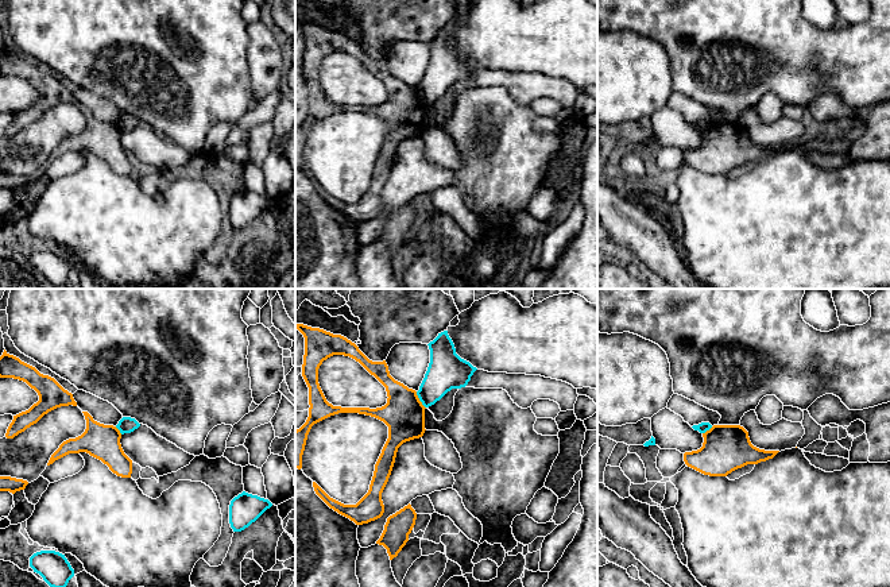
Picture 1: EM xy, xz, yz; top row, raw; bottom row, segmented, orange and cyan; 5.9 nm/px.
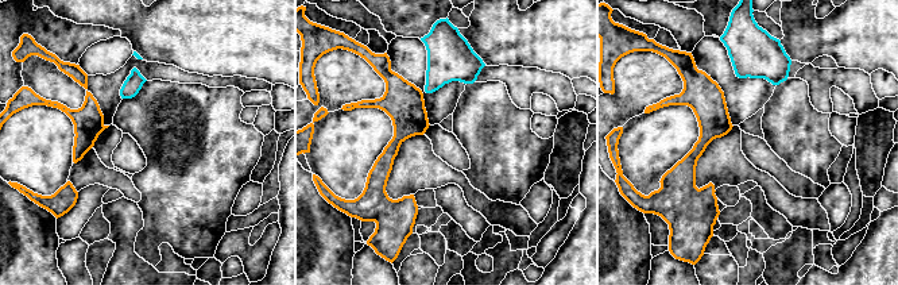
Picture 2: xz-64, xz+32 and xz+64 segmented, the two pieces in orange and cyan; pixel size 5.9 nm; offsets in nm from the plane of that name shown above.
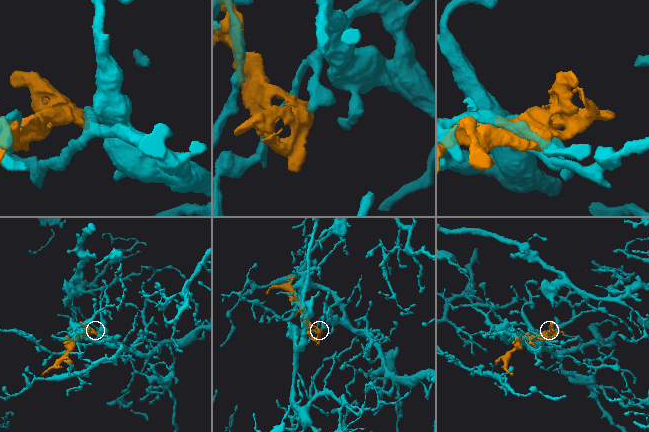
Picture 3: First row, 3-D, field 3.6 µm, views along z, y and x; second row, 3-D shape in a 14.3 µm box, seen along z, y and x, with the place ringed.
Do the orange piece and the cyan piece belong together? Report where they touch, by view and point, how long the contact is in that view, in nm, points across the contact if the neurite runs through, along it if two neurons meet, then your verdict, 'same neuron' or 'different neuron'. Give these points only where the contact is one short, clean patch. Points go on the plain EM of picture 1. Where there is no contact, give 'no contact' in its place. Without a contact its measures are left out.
contact xz (418, 97); length 120 nm; different neuron

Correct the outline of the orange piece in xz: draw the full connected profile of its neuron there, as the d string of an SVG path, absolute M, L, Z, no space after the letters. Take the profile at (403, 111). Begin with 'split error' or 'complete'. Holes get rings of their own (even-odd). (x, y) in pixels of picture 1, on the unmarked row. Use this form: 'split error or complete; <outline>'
complete; M295 22L305 35L305 53L302 74L309 85L309 115L295 128L295 166L302 166L302 152L312 124L338 111L359 111L375 115L388 124L388 136L375 162L368 190L356 202L344 202L330 196L316 179L316 192L334 209L349 216L356 223L368 221L384 211L382 190L391 173L398 146L425 131L425 104L417 89L395 78L388 69L386 58L369 58L359 45L341 32L333 32L320 26ZM333 53L344 53L359 59L374 73L387 89L387 101L382 105L341 105L329 101L318 81L318 66L324 58Z

